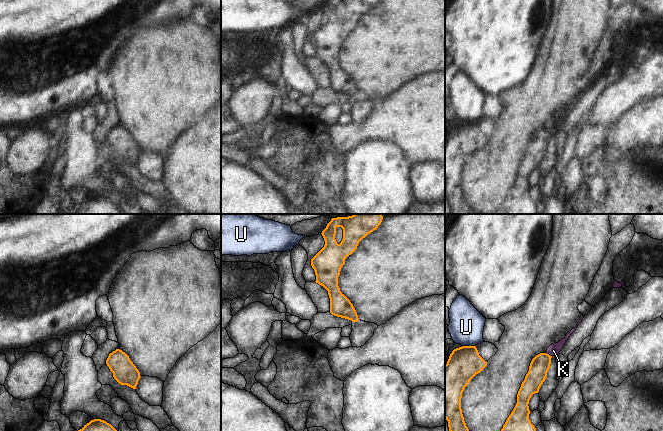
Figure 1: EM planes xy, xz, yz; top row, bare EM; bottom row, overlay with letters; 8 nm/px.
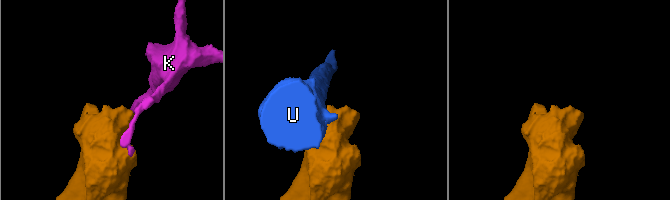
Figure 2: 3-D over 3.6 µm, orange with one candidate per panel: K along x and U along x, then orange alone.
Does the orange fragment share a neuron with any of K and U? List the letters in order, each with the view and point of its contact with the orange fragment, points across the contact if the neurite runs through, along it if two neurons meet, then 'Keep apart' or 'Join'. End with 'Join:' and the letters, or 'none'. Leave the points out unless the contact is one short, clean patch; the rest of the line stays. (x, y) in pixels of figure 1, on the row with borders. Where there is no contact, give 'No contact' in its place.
K: Touches orange at yz (548, 354). Boundary: yz (546, 352), (551, 356). Keep apart
U: Touches orange at yz (468, 346). Boundary: yz (474, 345), (462, 346). Keep apart
Join: none.

